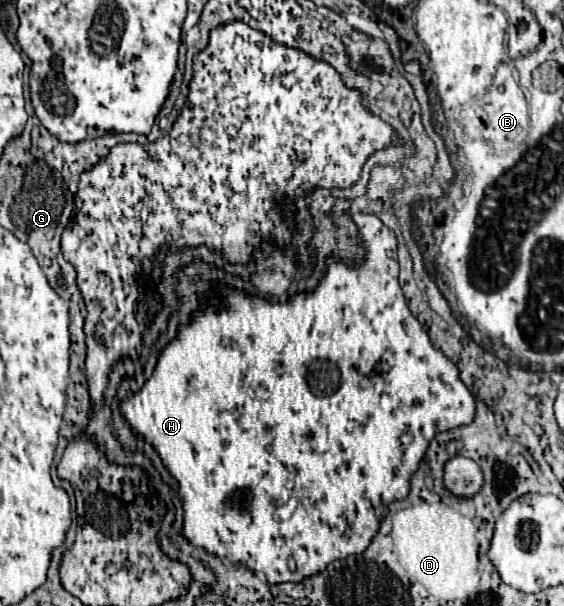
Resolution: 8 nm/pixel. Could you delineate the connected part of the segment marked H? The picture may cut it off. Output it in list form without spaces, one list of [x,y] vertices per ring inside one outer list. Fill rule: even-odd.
[[[354,214],[358,224],[362,244],[366,246],[366,258],[360,266],[350,268],[336,258],[328,258],[328,270],[318,288],[310,294],[296,294],[288,302],[270,304],[256,296],[246,296],[238,290],[224,290],[224,306],[220,312],[220,322],[214,314],[216,308],[208,302],[204,310],[194,314],[190,326],[180,328],[176,340],[172,340],[160,354],[158,366],[152,378],[144,384],[140,392],[126,398],[120,404],[120,412],[128,420],[134,432],[138,432],[146,442],[150,442],[170,474],[180,482],[180,496],[184,502],[184,528],[182,534],[194,544],[208,552],[218,554],[226,562],[242,562],[254,572],[264,572],[268,584],[278,582],[300,582],[306,576],[322,572],[332,560],[342,560],[352,554],[362,554],[370,544],[372,536],[380,526],[380,512],[388,508],[392,500],[408,496],[410,476],[416,472],[430,440],[444,430],[470,424],[474,420],[474,396],[462,384],[458,368],[432,346],[428,334],[412,316],[406,306],[402,288],[398,284],[398,260],[396,260],[396,236],[382,224],[374,214]],[[288,498],[296,498],[296,510],[290,518],[278,520],[276,508],[286,504]]]

